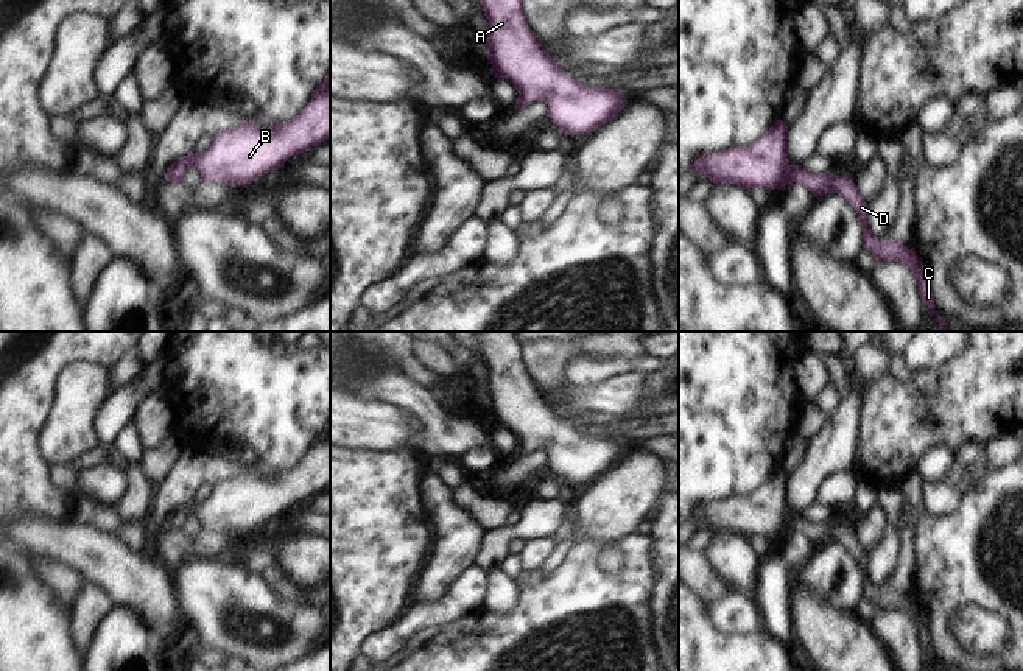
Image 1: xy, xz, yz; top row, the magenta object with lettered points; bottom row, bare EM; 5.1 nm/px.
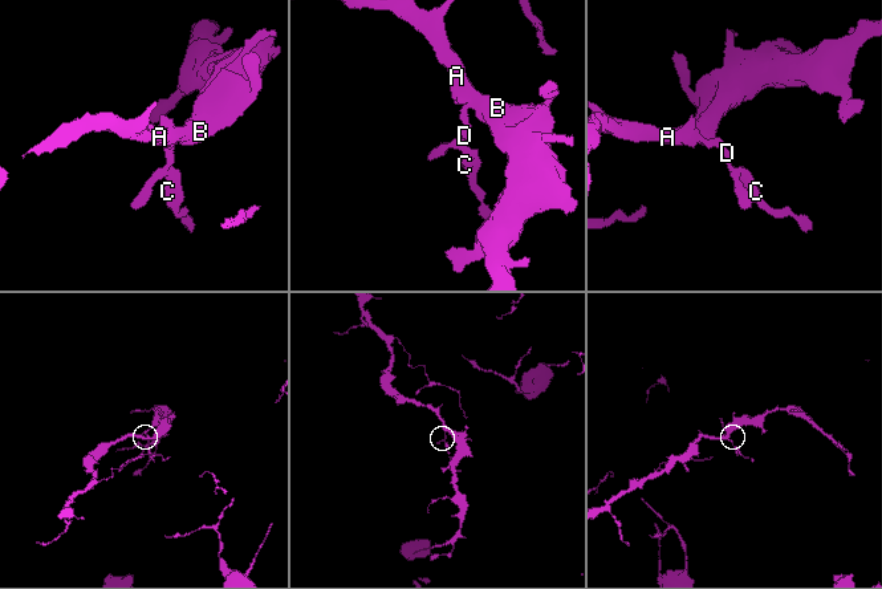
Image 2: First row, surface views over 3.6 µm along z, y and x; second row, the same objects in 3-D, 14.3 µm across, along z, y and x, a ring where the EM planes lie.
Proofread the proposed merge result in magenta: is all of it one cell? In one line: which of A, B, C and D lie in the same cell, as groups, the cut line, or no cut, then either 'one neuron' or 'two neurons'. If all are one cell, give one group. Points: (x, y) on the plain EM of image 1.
groups A B C D; cut none; one neuron

